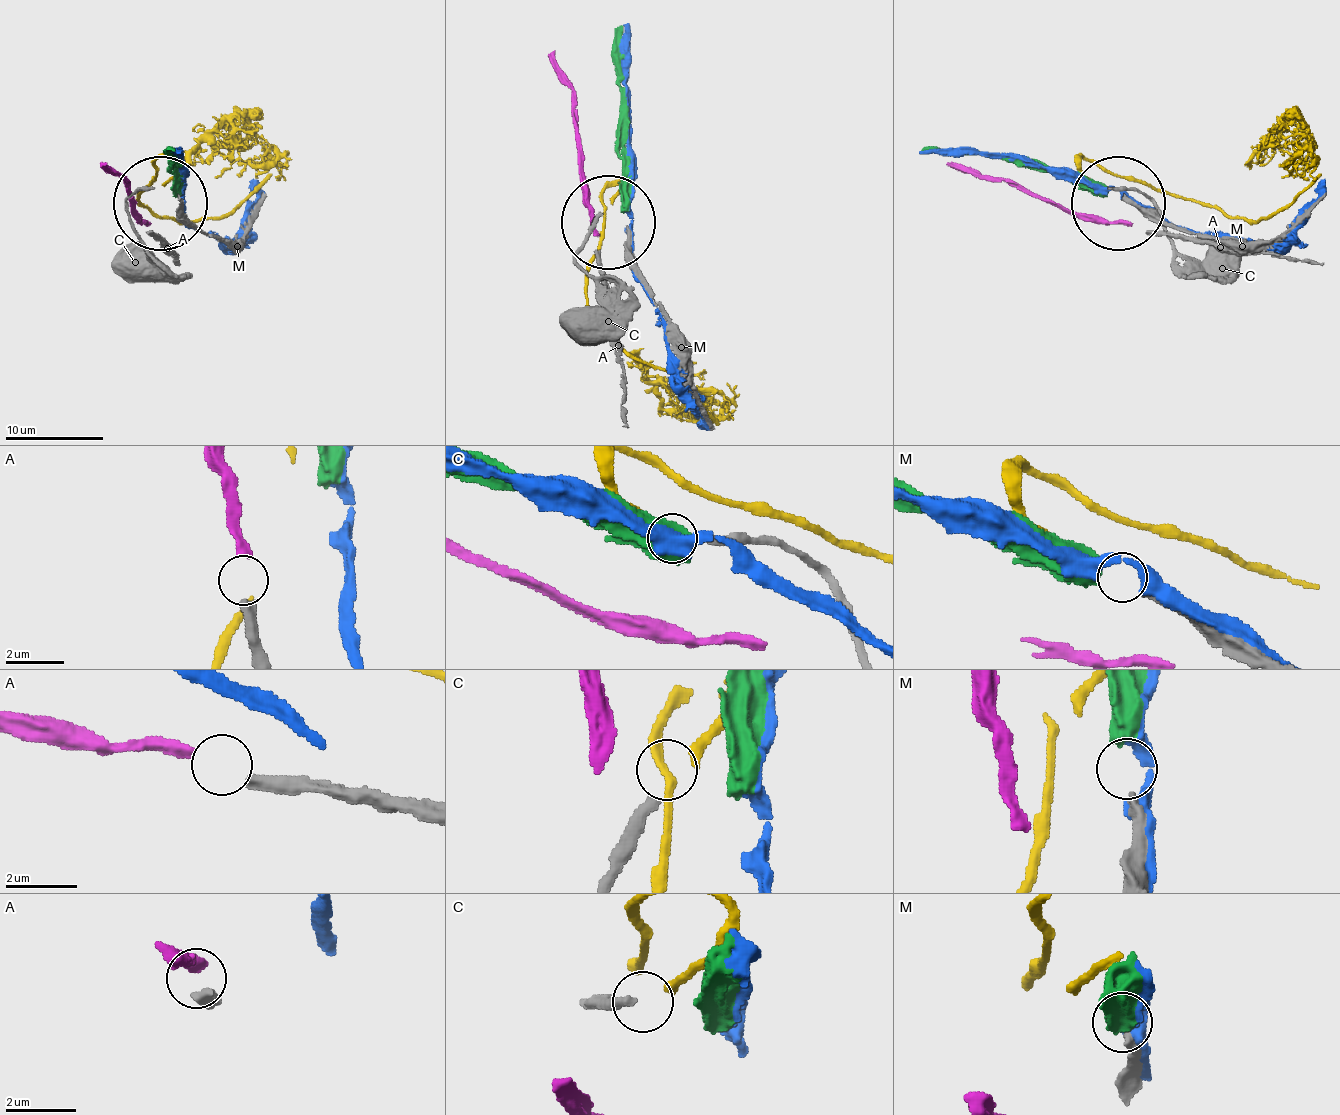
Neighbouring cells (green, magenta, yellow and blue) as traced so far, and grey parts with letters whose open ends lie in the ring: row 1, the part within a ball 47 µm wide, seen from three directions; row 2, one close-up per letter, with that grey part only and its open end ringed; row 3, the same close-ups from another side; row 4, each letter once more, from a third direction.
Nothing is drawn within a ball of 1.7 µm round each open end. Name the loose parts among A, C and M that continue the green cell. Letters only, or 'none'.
M

